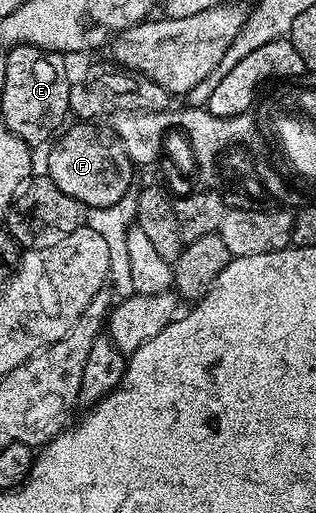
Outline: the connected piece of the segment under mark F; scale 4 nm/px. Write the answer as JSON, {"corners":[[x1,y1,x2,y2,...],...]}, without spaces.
{"corners":[[74,125,78,126,72,127,70,131,67,129,49,147,51,150,46,158,45,173,58,185,60,192,68,192,68,196,80,200,87,208,108,208,116,205,129,192,130,181,136,173,134,163,117,141,109,142,108,139,85,130,82,127,85,125]]}

